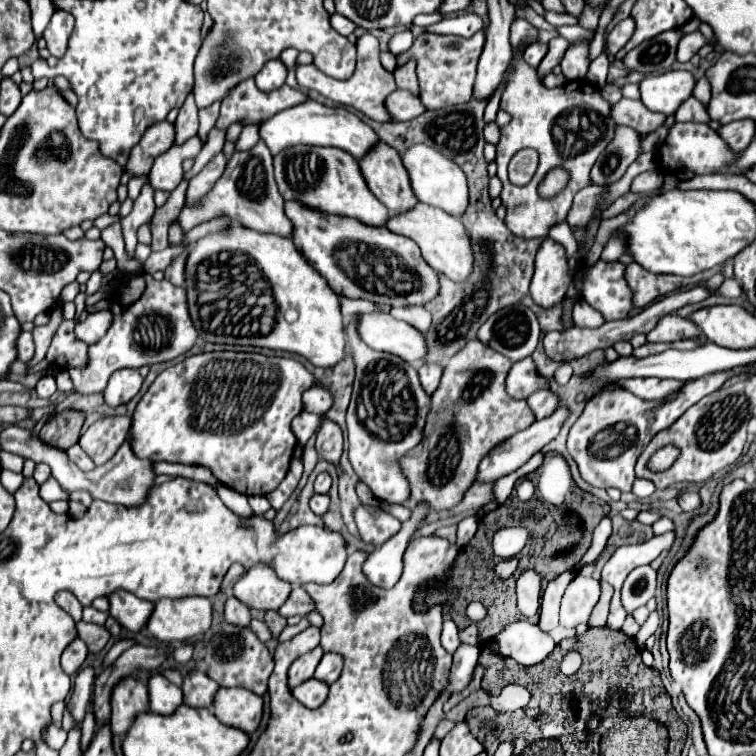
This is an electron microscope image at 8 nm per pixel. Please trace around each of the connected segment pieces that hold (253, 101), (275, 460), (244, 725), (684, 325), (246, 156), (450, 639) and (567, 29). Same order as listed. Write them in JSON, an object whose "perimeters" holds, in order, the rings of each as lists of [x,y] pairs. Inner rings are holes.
{"perimeters":[[[[251,76],[239,82],[239,86],[231,88],[231,92],[223,98],[221,114],[217,118],[215,128],[227,130],[227,126],[231,124],[241,124],[241,126],[263,124],[275,112],[303,104],[307,100],[309,96],[305,96],[301,90],[295,90],[291,86],[281,86],[279,90],[265,94],[255,86],[255,78]]],[[[205,352],[205,354],[197,354],[191,358],[185,358],[183,362],[169,366],[167,370],[163,370],[155,382],[149,386],[149,390],[141,396],[135,412],[133,412],[133,422],[131,422],[131,430],[129,430],[129,438],[131,438],[131,450],[137,458],[145,458],[151,462],[175,462],[175,464],[189,464],[189,466],[203,466],[207,470],[211,470],[211,474],[215,478],[219,478],[219,482],[223,482],[225,486],[237,490],[239,494],[245,496],[255,496],[255,494],[269,494],[271,490],[275,490],[281,480],[285,478],[287,470],[289,470],[289,462],[293,458],[295,446],[297,446],[297,438],[291,430],[291,420],[301,412],[301,394],[303,390],[311,388],[315,384],[315,376],[311,372],[307,372],[307,368],[291,358],[269,358],[263,354],[255,354],[255,352]]],[[[219,688],[213,712],[223,724],[253,734],[261,724],[263,706],[263,698],[247,688]]],[[[669,314],[661,318],[657,328],[647,334],[647,342],[675,342],[675,340],[691,338],[697,334],[699,334],[699,328],[689,318]]],[[[259,140],[259,144],[255,148],[251,148],[249,152],[235,152],[231,156],[231,160],[227,162],[227,168],[223,172],[223,178],[219,178],[215,190],[211,190],[211,194],[207,196],[207,202],[203,202],[203,206],[193,206],[193,208],[183,208],[179,222],[183,226],[183,230],[191,230],[193,226],[219,216],[219,214],[227,214],[231,216],[233,222],[251,228],[255,232],[269,232],[269,234],[277,234],[277,236],[285,236],[291,238],[293,236],[293,226],[289,222],[289,218],[285,216],[283,210],[283,198],[277,192],[277,184],[273,178],[273,156],[267,150],[267,146],[263,146],[263,142]]],[[[449,616],[443,618],[441,644],[443,644],[443,648],[445,648],[447,652],[451,652],[451,654],[453,654],[453,652],[459,648],[459,644],[461,644],[461,640],[459,640],[459,628],[457,627],[457,624],[449,618]]],[[[575,24],[575,26],[557,26],[557,34],[563,36],[563,38],[567,38],[569,42],[575,42],[575,40],[581,40],[581,38],[589,38],[589,36],[591,36],[591,34],[589,34],[585,28],[581,28],[579,24]]]]}

